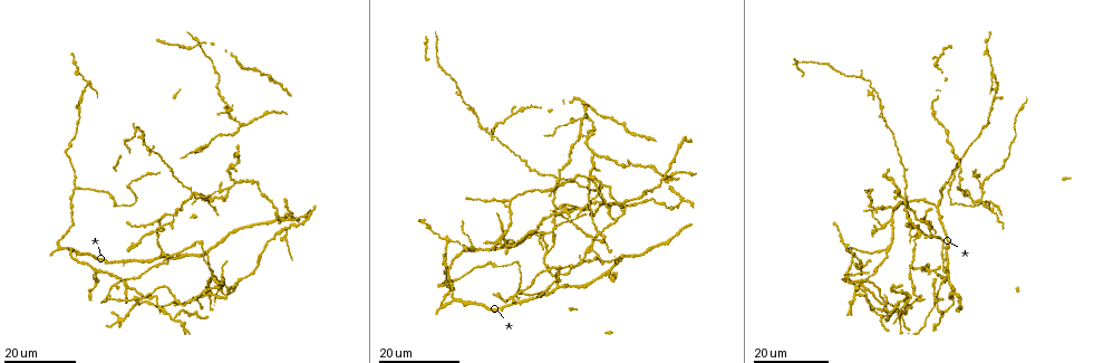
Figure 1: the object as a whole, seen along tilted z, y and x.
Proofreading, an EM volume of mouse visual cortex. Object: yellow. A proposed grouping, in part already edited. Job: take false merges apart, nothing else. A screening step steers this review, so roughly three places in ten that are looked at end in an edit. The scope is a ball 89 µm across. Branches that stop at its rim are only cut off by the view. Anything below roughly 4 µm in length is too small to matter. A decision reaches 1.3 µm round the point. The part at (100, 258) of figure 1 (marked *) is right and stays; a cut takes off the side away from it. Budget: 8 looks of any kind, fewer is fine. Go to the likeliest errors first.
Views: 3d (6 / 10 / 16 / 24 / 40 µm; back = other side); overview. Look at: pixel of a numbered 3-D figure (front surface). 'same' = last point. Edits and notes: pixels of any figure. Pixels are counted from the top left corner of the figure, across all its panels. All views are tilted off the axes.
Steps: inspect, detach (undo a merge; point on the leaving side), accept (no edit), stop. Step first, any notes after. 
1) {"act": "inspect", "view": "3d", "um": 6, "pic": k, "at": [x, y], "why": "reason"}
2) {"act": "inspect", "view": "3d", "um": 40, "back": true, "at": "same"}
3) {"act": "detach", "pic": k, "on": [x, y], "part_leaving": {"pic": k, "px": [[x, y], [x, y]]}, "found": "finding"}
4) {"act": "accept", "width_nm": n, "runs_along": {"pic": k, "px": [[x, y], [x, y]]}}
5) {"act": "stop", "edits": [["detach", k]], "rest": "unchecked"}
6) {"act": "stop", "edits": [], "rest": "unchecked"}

{"act": "inspect", "view": "3d", "um": 24, "pic": 1, "at": [558, 178], "why": "thin arm on a thick one"}

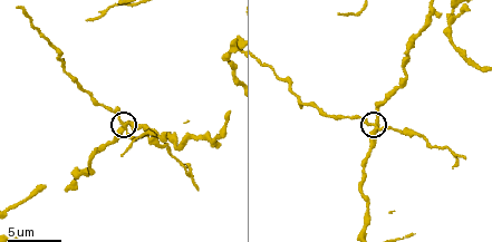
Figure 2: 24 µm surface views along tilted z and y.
{"act": "inspect", "view": "3d", "um": 6, "pic": 2, "at": [127, 123]}

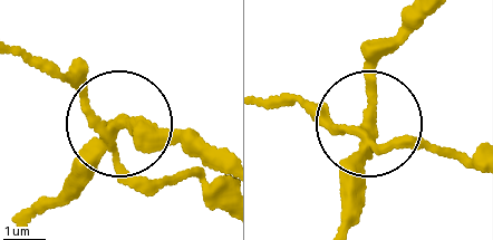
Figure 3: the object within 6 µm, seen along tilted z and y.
{"act": "detach", "pic": 3, "on": [146, 184], "part_leaving": {"pic": 3, "px": [[107, 131], [74, 78], [21, 58]]}, "found": "a second cell is stuck on"}

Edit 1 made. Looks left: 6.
{"act": "inspect", "view": "overview", "why": "redraw"}

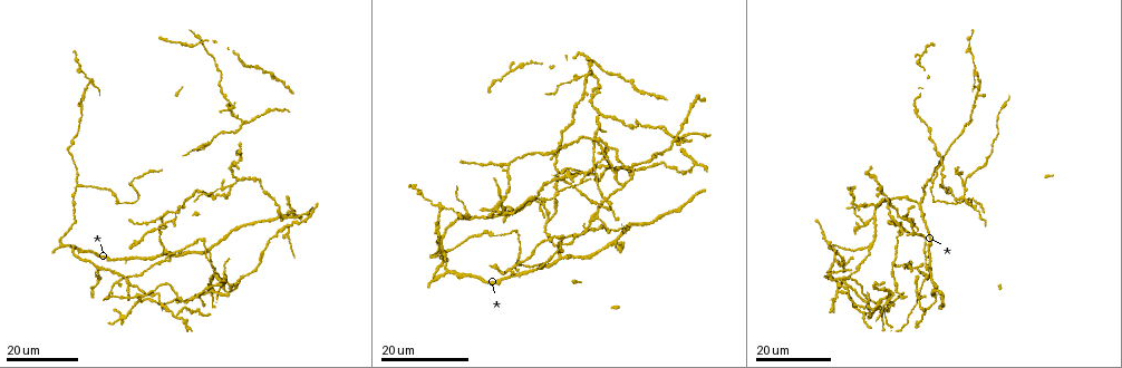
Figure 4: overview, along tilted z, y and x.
{"act": "inspect", "view": "3d", "um": 16, "pic": 4, "at": [582, 77], "why": "side arm on a straight run"}

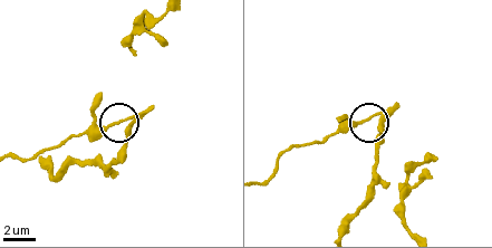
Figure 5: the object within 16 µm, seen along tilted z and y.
{"act": "inspect", "view": "3d", "um": 10, "pic": 5, "at": [372, 118]}

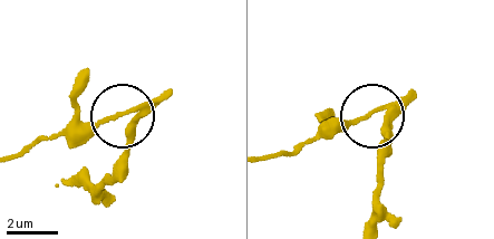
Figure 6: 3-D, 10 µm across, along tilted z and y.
{"act": "accept", "width_nm": 160, "runs_along": {"pic": 6, "px": [[369, 221], [386, 155], [383, 114], [321, 132]]}, "found": "continuous, no second cell"}

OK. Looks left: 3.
{"act": "inspect", "view": "3d", "um": 24, "pic": 4, "at": [142, 295], "why": "four arms meet"}

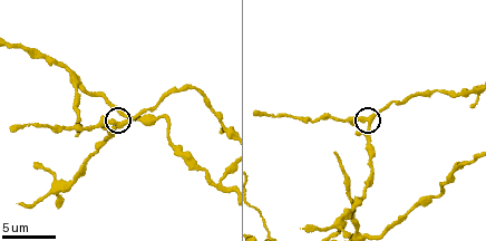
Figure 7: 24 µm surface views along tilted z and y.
{"act": "inspect", "view": "3d", "um": 10, "pic": 7, "at": [368, 125]}

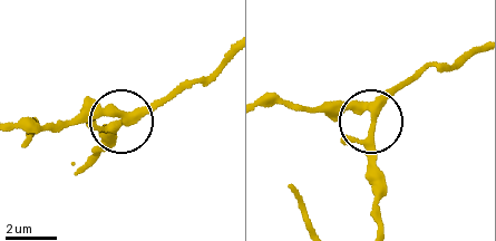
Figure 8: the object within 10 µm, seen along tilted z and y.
{"act": "accept", "arms": 4, "found": "all the same cell"}

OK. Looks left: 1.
{"act": "stop", "edits": [["detach", 3]], "rest": "unchecked"}

